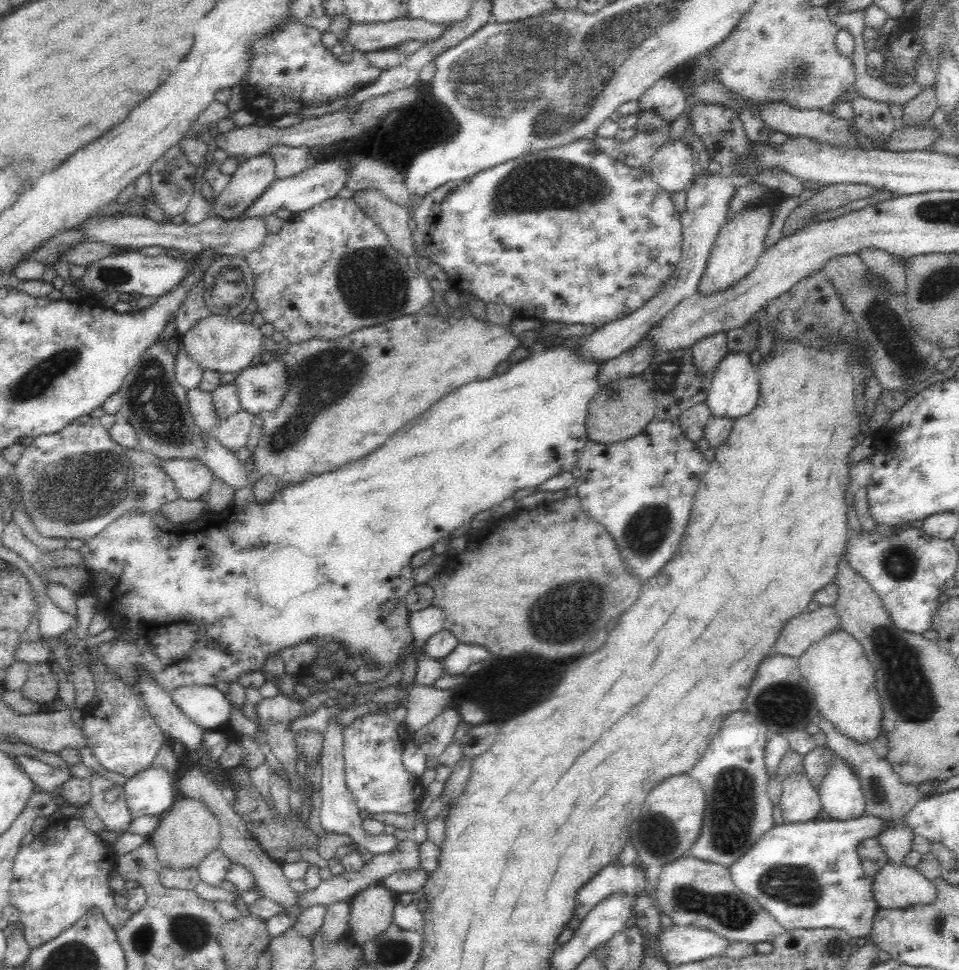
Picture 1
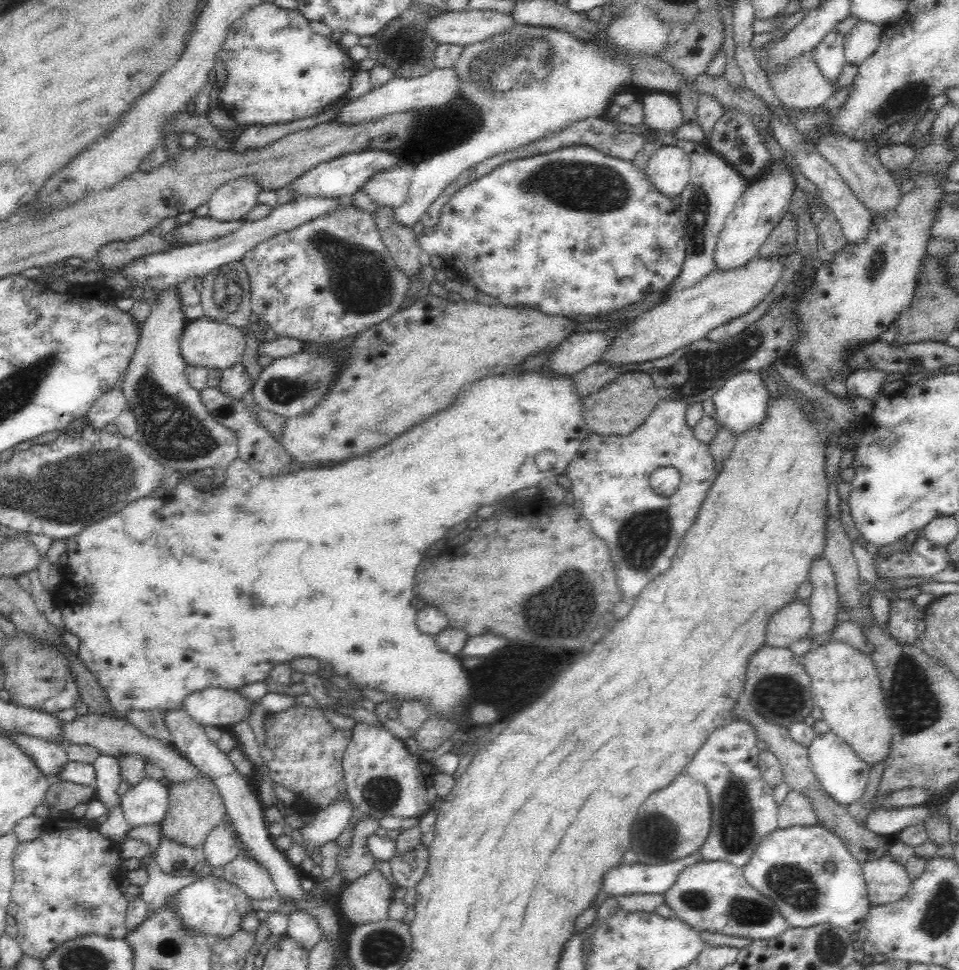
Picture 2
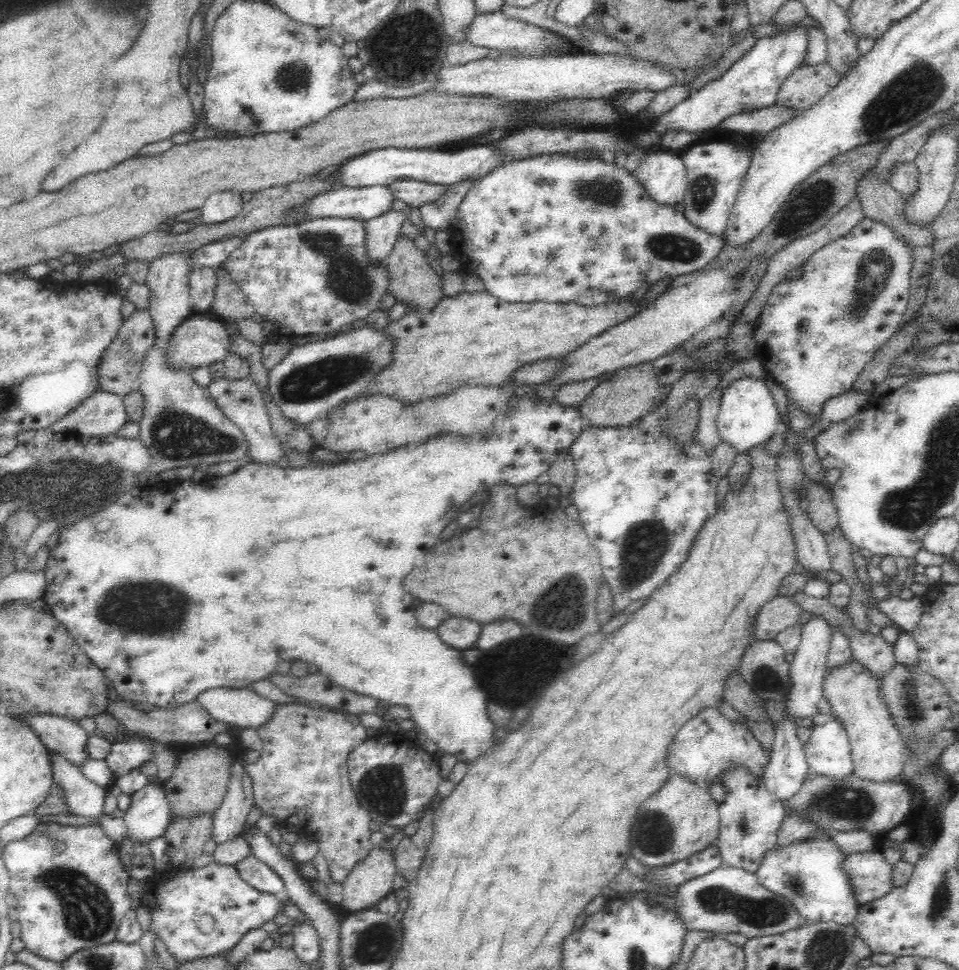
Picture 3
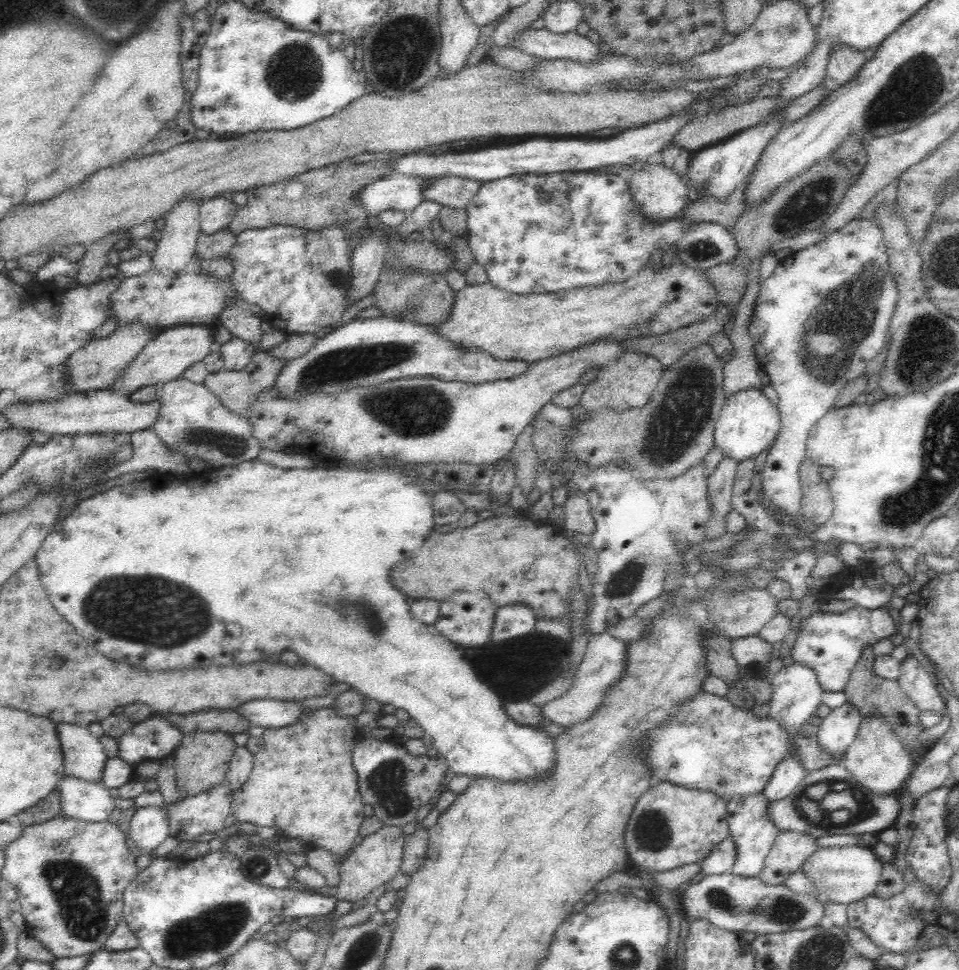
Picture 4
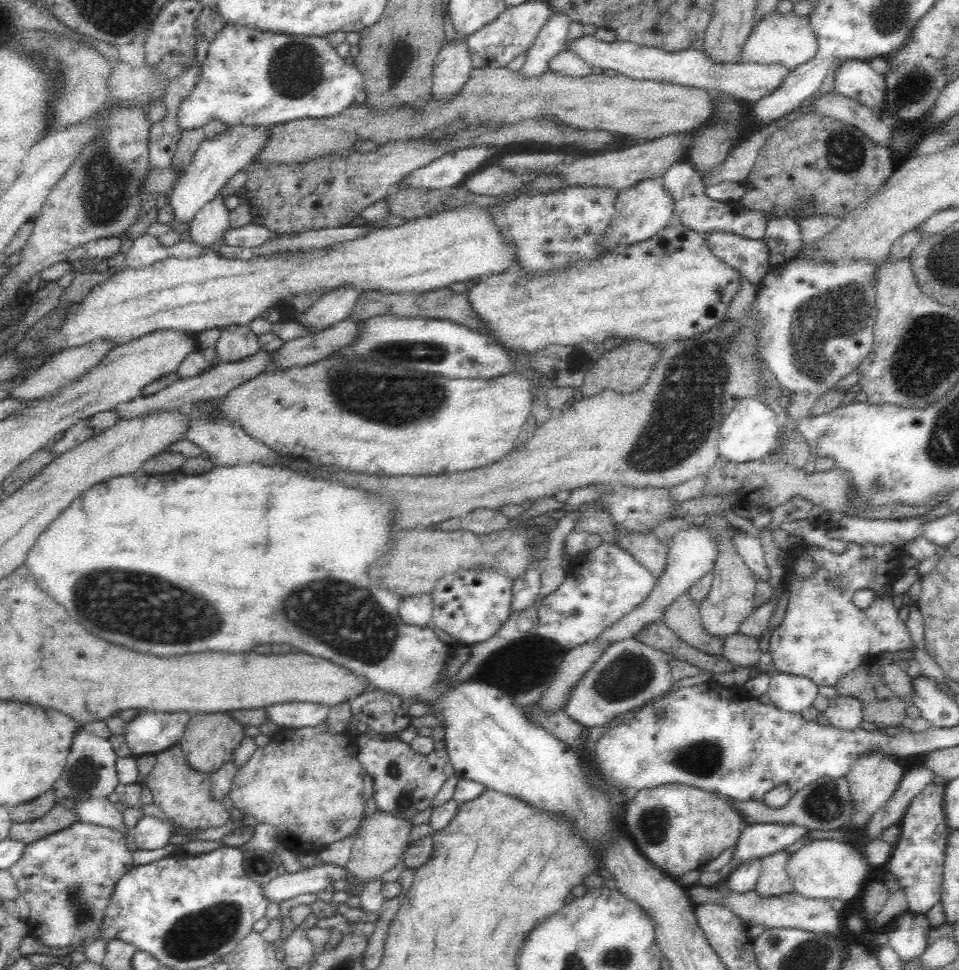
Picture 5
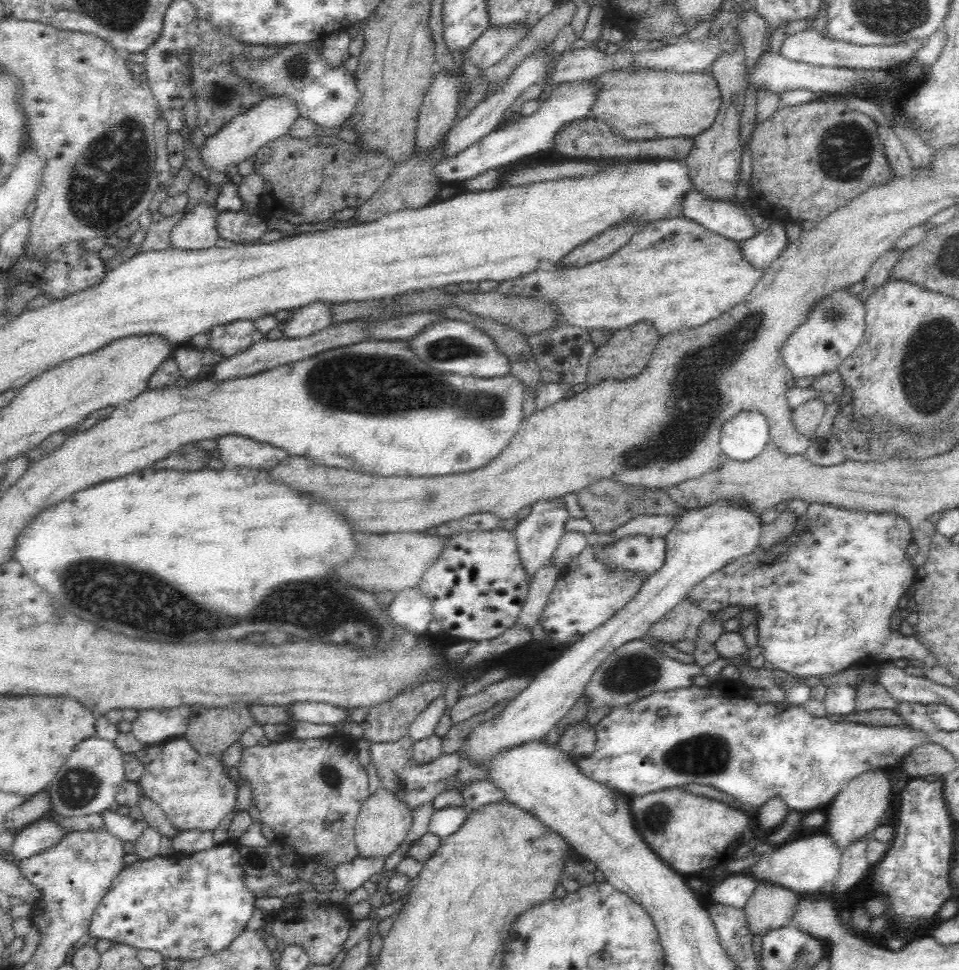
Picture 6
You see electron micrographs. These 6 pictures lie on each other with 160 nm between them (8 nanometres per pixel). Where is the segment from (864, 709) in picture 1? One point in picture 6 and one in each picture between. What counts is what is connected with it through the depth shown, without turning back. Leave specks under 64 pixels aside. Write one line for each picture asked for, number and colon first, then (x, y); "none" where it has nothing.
2: (845, 685)
3: (854, 694)
4: (877, 758)
5: (873, 778)
6: (855, 810)

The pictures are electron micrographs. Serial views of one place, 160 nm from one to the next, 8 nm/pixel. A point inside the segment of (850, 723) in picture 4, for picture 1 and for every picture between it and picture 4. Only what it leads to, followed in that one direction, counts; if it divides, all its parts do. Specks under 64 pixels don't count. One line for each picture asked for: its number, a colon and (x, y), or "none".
1: (840, 797)
2: (842, 774)
3: (828, 753)

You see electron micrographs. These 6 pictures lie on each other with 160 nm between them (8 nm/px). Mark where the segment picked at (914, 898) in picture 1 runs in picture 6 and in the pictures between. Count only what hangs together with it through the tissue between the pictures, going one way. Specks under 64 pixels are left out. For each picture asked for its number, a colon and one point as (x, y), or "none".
2: (887, 881)
3: (870, 873)
4: (845, 874)
5: (826, 869)
6: (810, 864)

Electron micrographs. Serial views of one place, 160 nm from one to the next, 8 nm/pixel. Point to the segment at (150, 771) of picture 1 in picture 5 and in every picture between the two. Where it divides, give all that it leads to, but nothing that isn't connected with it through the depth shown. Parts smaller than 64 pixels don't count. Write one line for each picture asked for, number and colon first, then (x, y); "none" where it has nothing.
2: (146, 802)
3: (147, 817)
4: (148, 828)
5: (151, 833)

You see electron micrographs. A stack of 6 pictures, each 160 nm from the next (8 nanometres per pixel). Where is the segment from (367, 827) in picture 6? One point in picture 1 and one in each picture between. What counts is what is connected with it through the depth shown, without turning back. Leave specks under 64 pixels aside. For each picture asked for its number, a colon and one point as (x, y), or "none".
1: (371, 914)
2: (366, 900)
3: (371, 879)
4: (376, 860)
5: (381, 840)

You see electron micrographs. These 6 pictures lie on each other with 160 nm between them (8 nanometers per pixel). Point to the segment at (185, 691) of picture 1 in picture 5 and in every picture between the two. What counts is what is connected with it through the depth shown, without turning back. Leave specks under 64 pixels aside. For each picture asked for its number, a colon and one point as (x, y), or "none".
2: (212, 706)
3: (242, 708)
4: (269, 713)
5: (296, 714)

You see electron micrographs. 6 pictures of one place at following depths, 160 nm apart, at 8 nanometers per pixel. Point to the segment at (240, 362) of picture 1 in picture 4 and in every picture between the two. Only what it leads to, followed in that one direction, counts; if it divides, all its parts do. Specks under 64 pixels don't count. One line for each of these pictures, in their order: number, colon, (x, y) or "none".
2: (206, 342)
3: (199, 341)
4: (166, 357)

